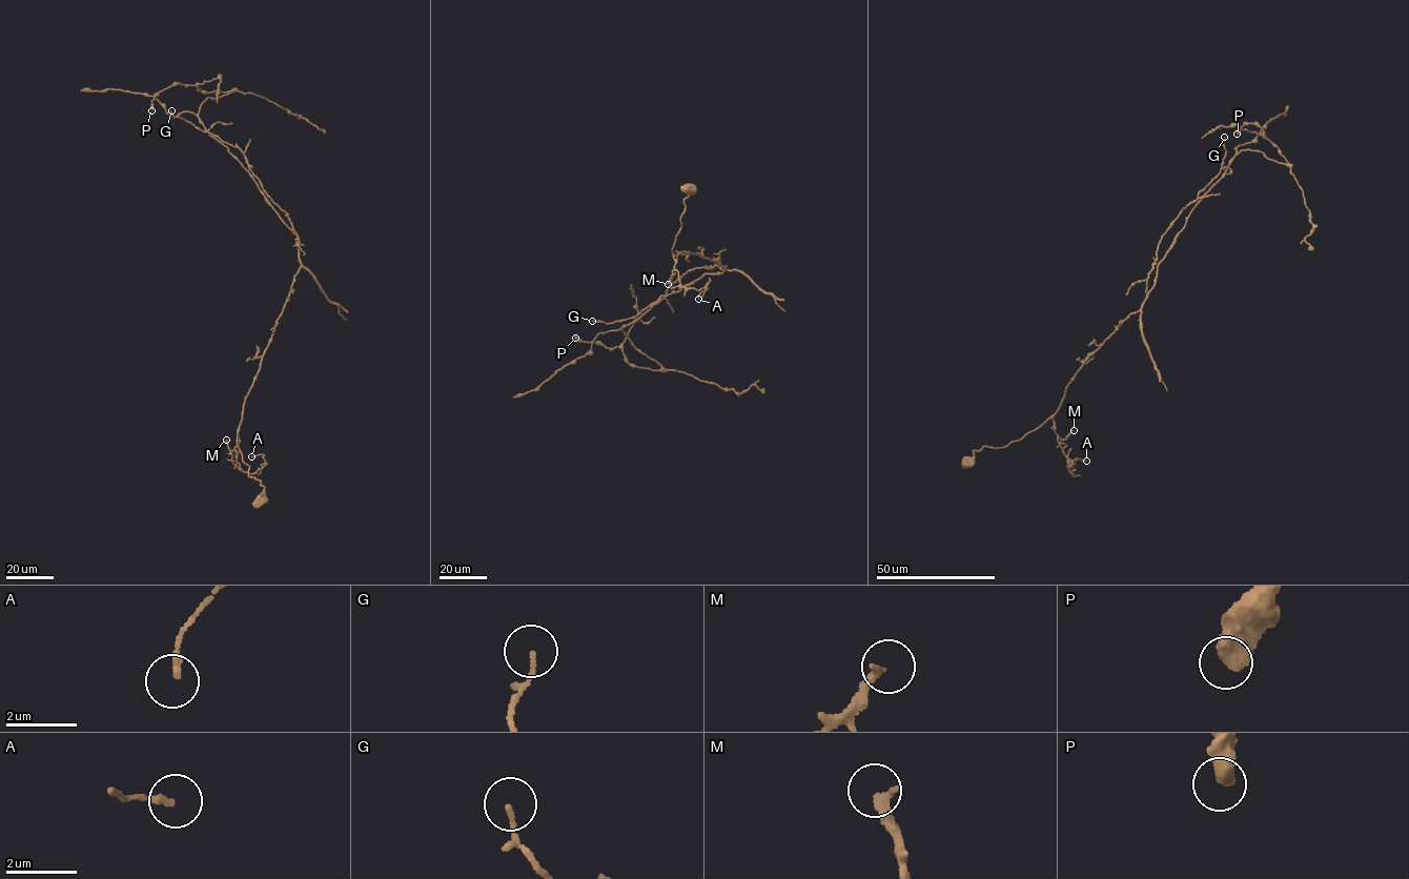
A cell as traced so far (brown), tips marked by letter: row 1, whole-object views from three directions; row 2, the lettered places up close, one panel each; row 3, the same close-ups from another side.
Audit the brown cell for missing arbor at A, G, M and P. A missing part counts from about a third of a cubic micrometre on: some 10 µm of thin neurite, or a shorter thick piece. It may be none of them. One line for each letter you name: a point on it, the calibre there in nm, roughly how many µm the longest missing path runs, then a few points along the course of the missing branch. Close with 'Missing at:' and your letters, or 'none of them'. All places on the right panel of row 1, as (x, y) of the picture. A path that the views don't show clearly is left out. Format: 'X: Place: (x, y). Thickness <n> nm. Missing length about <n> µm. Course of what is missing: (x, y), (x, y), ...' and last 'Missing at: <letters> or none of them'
Missing at: none of them

